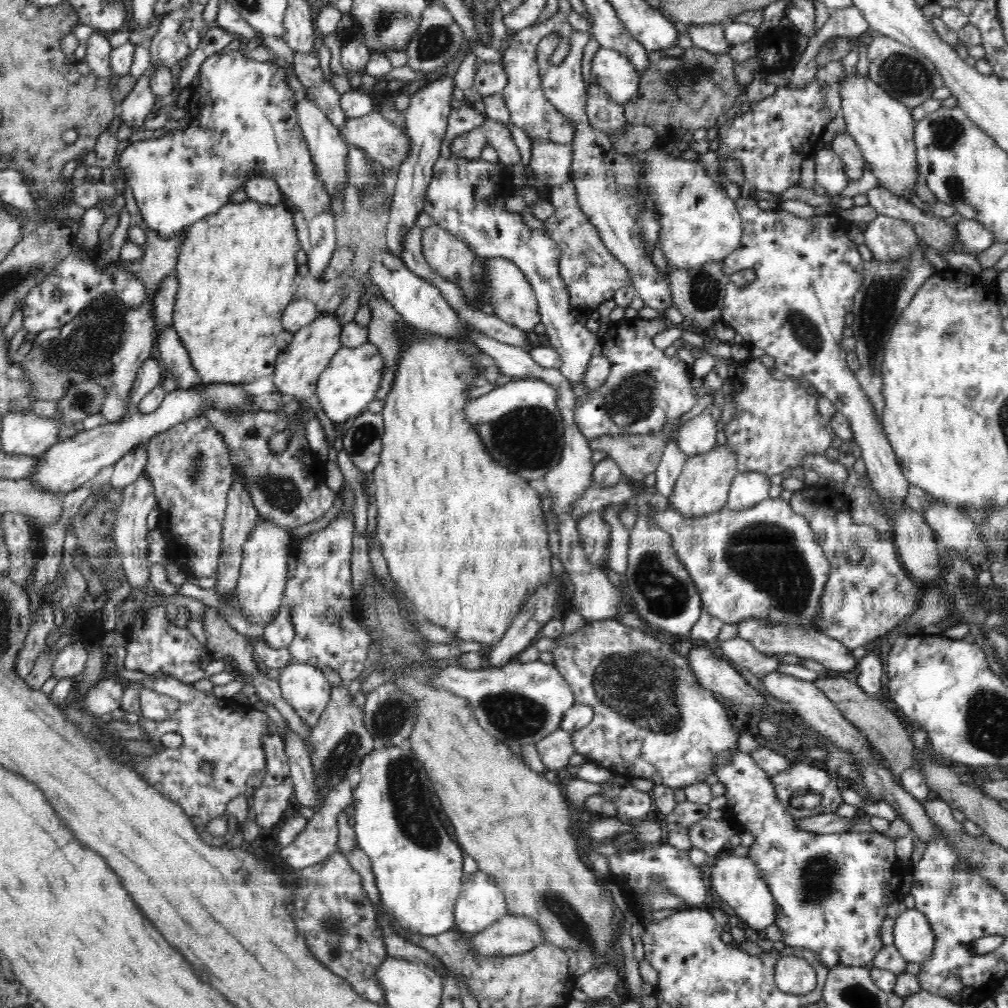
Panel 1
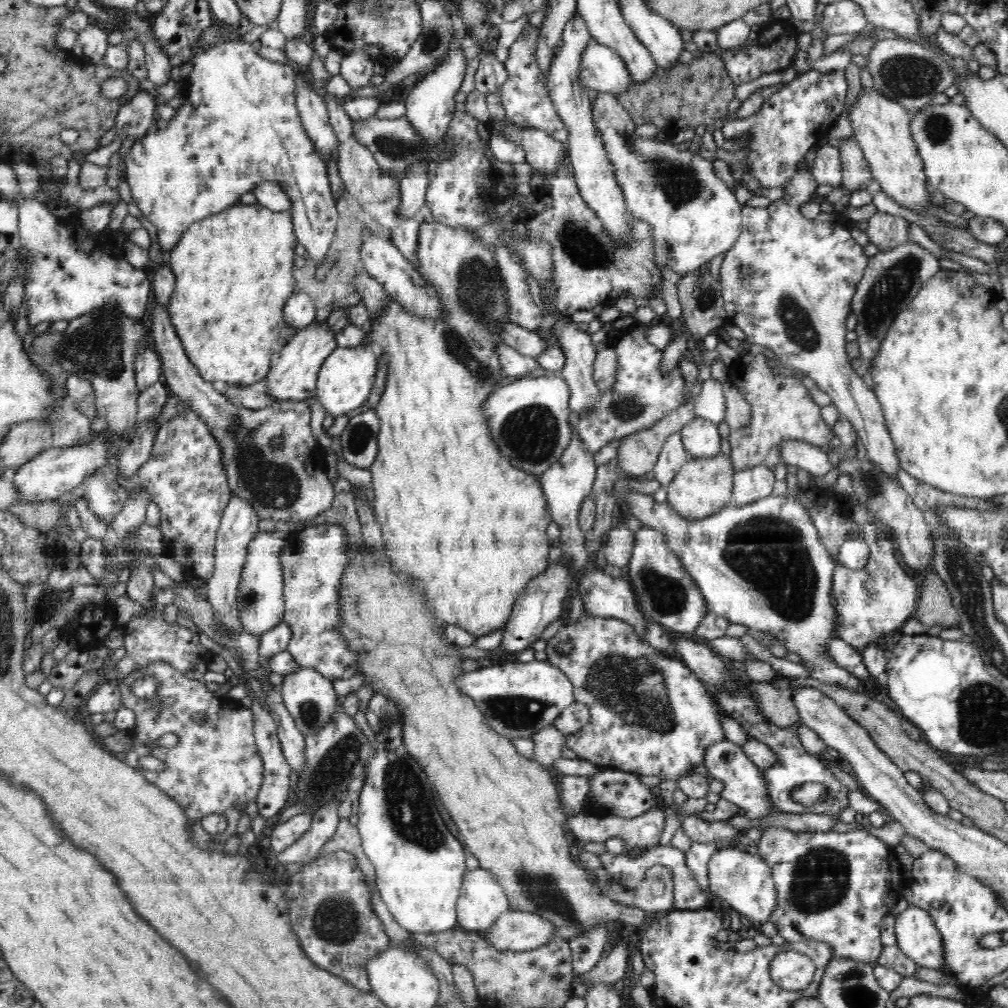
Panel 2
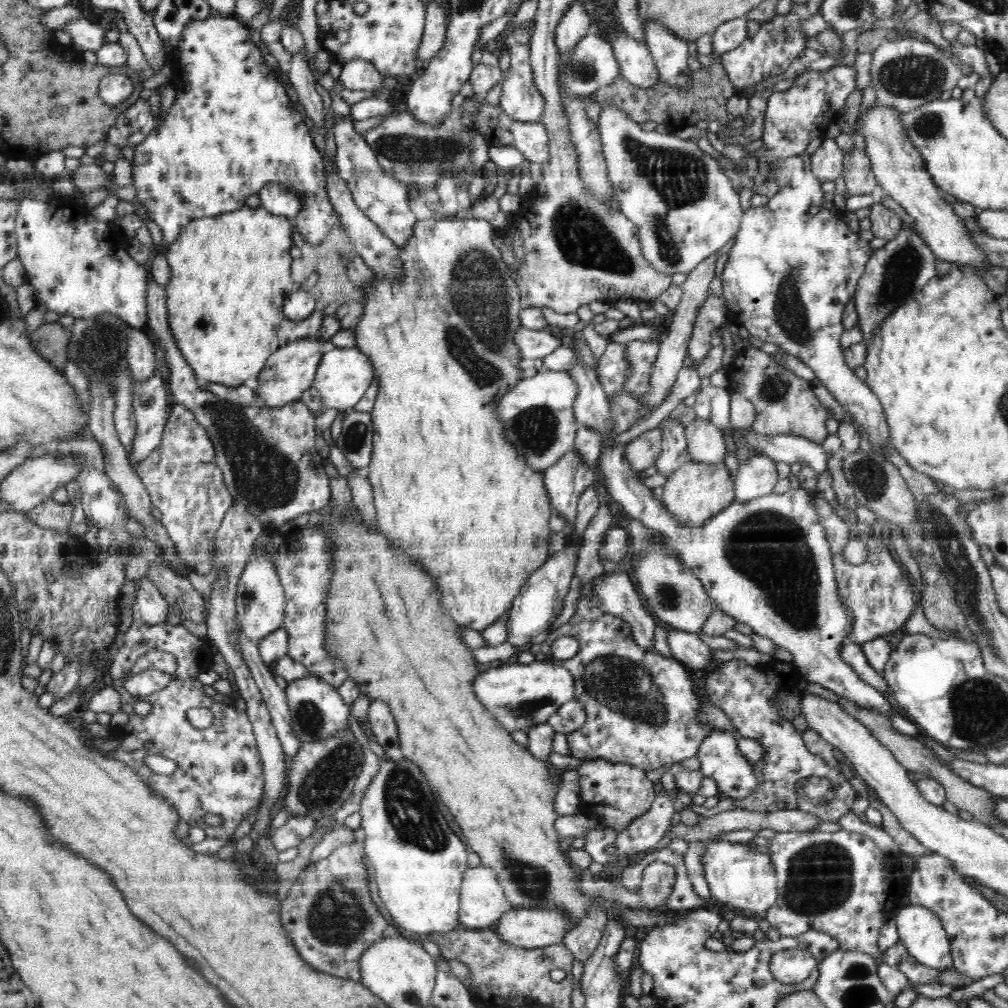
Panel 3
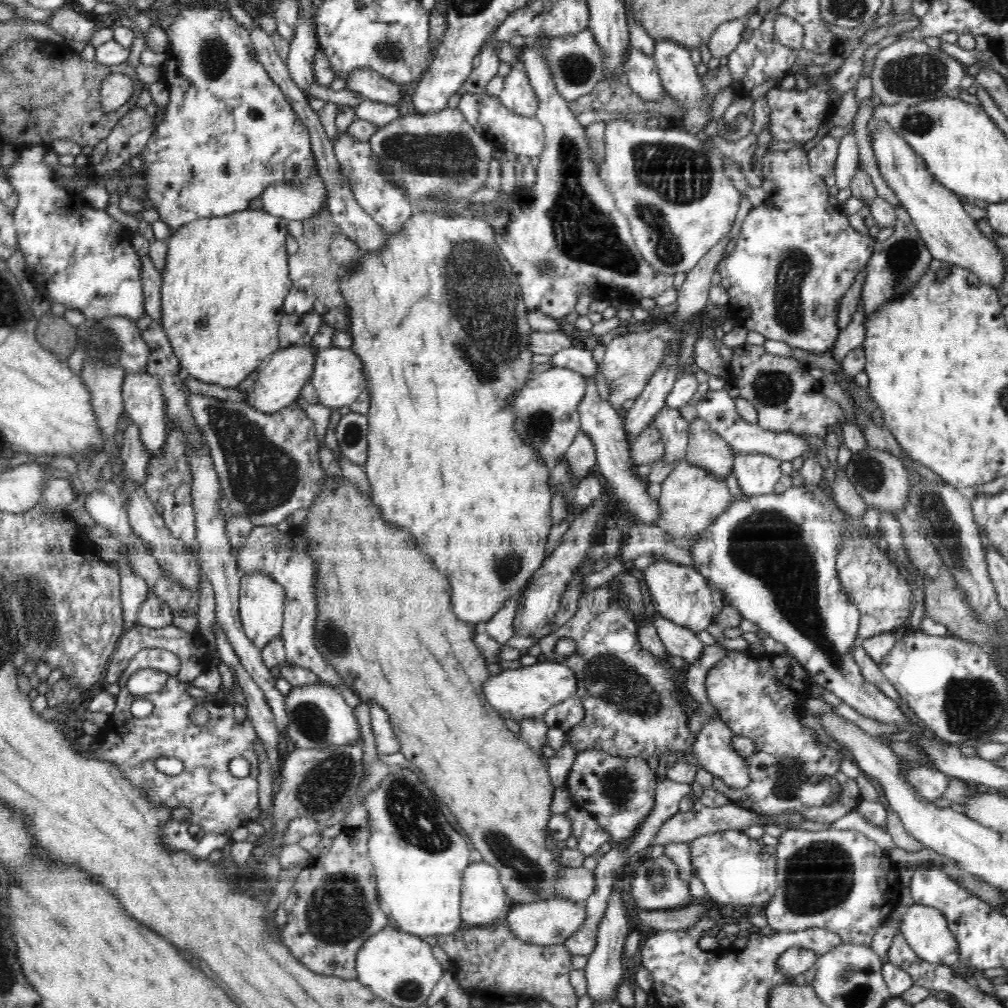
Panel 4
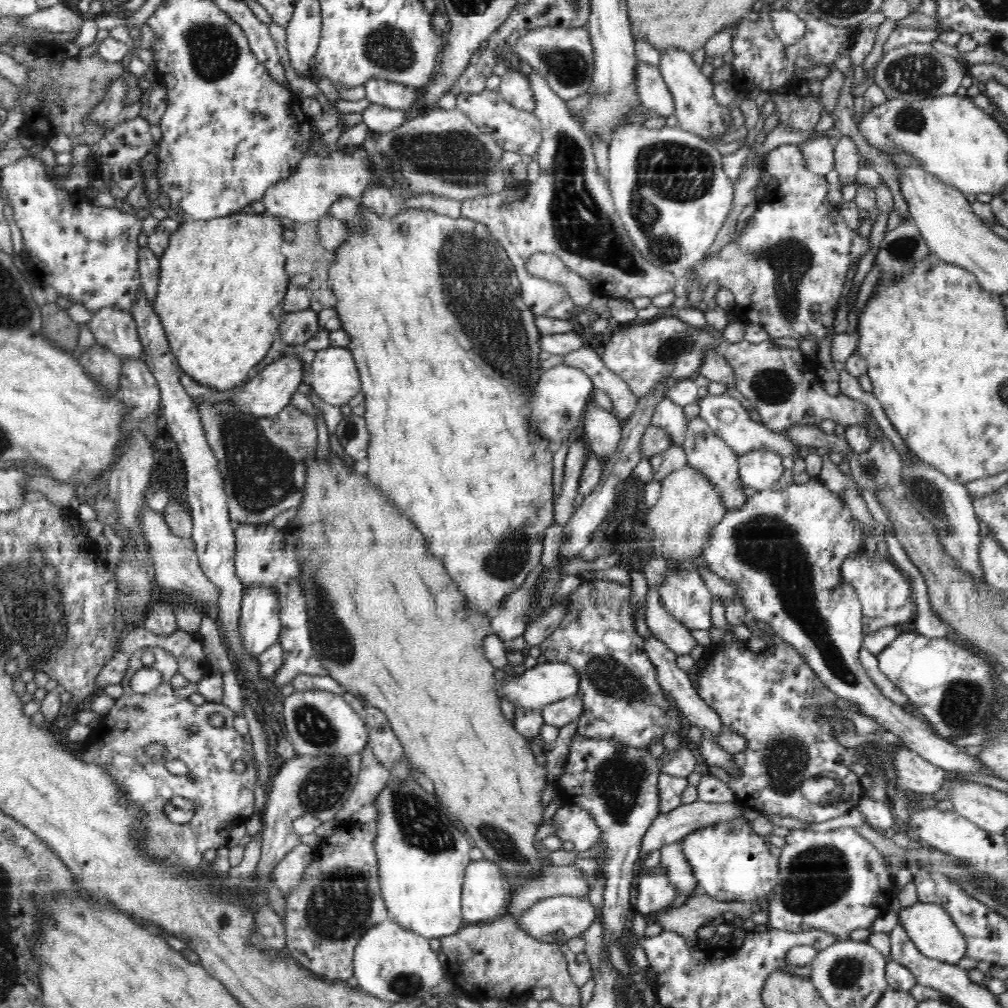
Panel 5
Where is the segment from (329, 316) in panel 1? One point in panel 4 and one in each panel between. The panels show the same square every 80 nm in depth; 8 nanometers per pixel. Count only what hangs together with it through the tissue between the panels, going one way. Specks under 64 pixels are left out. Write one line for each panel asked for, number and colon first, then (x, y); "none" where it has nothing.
2: (294, 369)
3: (290, 371)
4: (279, 382)

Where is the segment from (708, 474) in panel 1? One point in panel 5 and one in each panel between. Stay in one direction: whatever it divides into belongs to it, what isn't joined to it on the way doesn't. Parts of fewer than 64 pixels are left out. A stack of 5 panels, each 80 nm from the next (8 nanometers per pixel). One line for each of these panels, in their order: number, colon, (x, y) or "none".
2: (703, 486)
3: (697, 491)
4: (691, 498)
5: (682, 520)

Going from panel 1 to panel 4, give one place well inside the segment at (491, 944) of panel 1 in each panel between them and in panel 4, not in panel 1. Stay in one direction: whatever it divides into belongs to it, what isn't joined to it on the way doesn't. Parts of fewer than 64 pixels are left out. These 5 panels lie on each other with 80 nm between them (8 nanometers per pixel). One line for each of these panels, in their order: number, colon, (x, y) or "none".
2: (515, 931)
3: (525, 927)
4: (551, 922)

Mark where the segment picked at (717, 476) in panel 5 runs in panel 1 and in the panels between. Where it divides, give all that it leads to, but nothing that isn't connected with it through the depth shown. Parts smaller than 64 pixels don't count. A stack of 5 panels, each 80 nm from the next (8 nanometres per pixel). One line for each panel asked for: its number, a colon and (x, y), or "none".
1: (697, 436)
2: (701, 439)
3: (706, 444)
4: (707, 450)

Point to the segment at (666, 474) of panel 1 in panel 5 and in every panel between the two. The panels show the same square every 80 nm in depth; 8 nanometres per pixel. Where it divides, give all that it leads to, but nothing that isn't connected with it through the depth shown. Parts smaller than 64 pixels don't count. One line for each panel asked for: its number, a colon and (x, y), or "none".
2: (673, 455)
3: (675, 453)
4: (674, 429)
5: (669, 416)

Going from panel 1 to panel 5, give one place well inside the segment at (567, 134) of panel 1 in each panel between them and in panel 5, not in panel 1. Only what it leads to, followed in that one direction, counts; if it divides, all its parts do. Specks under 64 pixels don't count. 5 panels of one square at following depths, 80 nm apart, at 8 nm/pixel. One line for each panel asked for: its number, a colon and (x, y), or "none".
2: (524, 96)
3: (521, 100)
4: (517, 94)
5: (514, 87)

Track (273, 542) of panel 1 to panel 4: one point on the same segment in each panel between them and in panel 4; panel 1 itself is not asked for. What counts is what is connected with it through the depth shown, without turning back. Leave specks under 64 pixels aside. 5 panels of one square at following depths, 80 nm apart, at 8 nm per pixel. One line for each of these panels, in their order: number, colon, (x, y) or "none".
2: (260, 602)
3: (260, 602)
4: (261, 599)

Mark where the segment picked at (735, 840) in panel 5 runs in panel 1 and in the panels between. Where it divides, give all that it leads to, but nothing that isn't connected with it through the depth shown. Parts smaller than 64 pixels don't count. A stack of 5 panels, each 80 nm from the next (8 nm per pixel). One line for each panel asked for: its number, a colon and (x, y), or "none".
1: (737, 880)
2: (743, 881)
3: (743, 879)
4: (735, 870)

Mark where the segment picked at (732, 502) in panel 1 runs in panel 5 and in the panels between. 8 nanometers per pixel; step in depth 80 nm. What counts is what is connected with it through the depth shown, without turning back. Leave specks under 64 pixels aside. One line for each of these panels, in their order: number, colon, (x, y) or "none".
2: (751, 484)
3: (756, 478)
4: (757, 474)
5: (759, 469)

